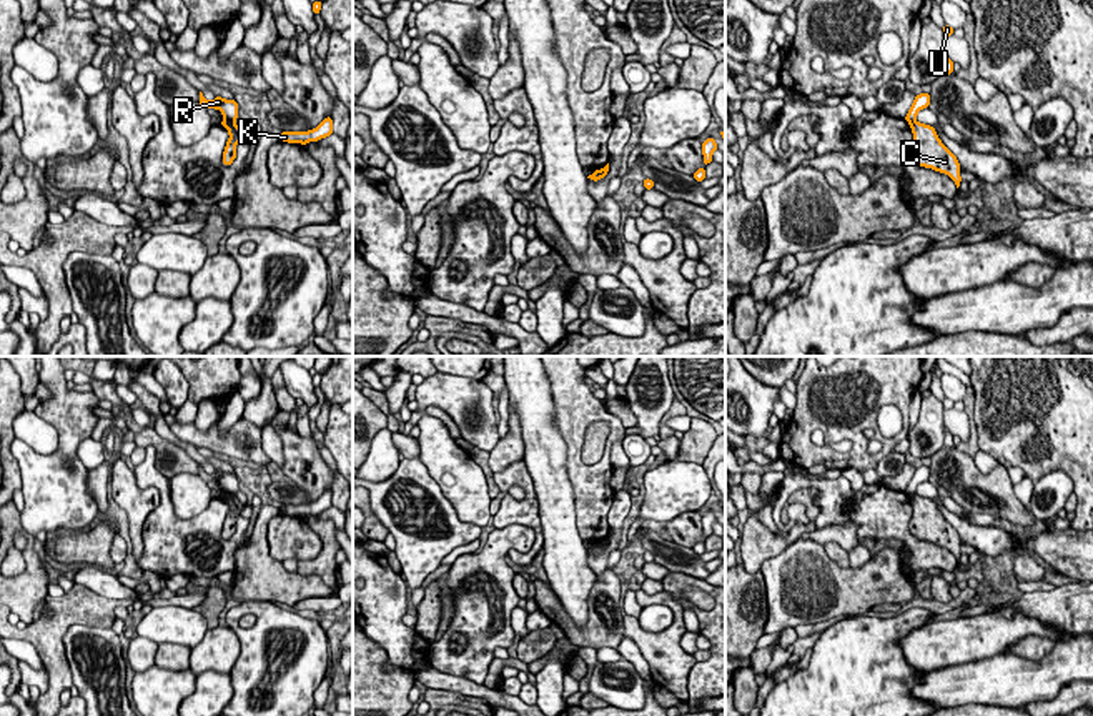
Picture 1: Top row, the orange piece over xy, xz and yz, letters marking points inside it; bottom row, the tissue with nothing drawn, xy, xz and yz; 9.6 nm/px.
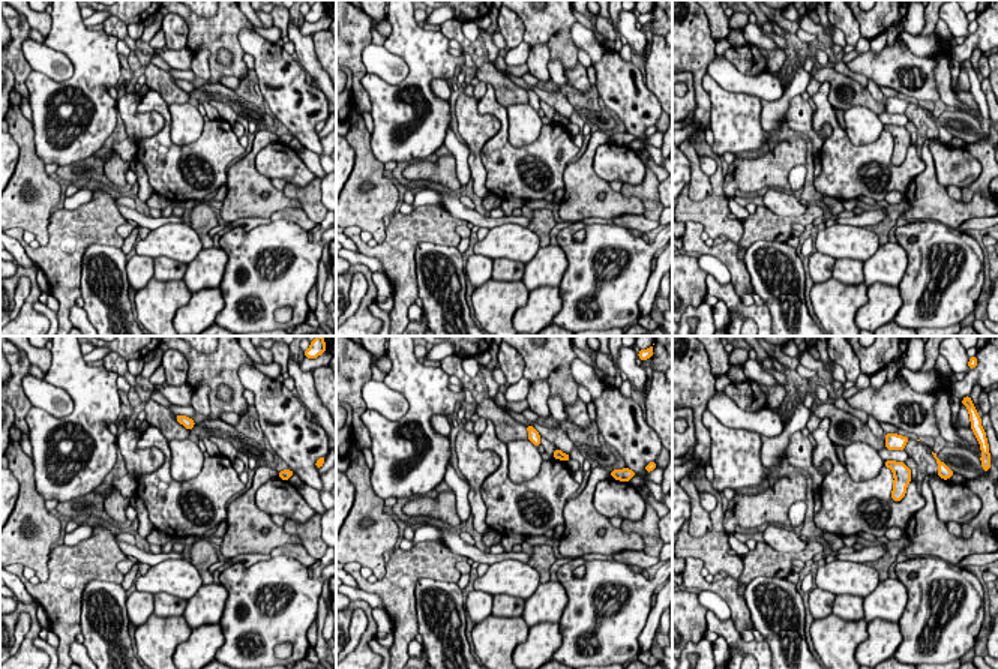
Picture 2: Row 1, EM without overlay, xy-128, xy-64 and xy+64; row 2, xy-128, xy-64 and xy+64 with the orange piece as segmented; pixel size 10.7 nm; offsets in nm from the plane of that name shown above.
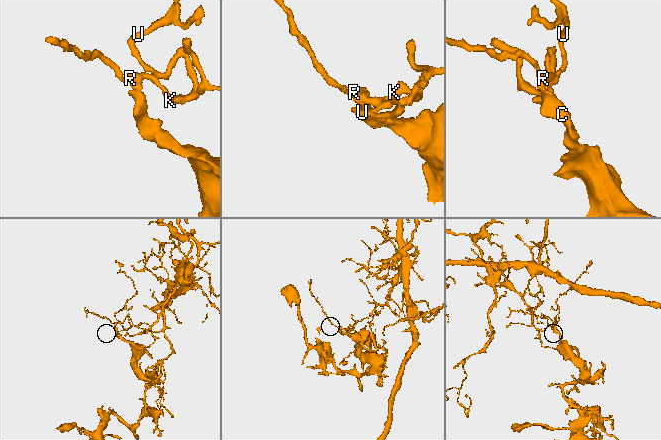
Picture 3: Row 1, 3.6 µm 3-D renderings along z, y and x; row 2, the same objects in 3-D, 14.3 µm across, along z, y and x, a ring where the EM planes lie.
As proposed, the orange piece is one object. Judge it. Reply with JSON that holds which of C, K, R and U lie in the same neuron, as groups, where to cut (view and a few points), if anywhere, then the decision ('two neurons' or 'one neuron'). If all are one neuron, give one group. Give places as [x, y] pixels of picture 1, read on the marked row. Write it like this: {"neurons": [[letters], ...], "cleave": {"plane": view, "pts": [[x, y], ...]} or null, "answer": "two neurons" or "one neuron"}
{"neurons": [["C"], ["K", "R", "U"]], "cleave": {"plane": "xy", "pts": [[225, 119], [233, 122]]}, "answer": "two neurons"}

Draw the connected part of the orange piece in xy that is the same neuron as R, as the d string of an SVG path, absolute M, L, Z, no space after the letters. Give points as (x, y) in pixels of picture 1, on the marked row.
M200 92L200 105L203 108L216 108L223 113L225 120L228 122L235 122L240 115L238 115L238 103L236 100L225 100L221 97L215 97L213 102L208 102L203 93Z

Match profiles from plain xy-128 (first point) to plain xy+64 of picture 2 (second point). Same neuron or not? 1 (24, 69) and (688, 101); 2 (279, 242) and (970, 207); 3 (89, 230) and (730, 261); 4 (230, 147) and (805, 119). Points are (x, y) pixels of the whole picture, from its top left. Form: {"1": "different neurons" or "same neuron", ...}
{"1": "different neurons", "2": "different neurons", "3": "same neuron", "4": "different neurons"}

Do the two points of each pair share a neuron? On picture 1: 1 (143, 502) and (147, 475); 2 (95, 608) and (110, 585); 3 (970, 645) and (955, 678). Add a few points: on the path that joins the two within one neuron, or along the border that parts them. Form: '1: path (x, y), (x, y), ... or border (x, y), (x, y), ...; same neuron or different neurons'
1: border (133, 472), (140, 488), (158, 493), (142, 525); different neurons
2: border (75, 583), (120, 601); different neurons
3: border (1000, 655), (947, 665), (927, 673); different neurons

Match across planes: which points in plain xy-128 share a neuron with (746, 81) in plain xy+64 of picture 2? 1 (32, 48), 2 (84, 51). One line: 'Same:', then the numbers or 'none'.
Same: 1

